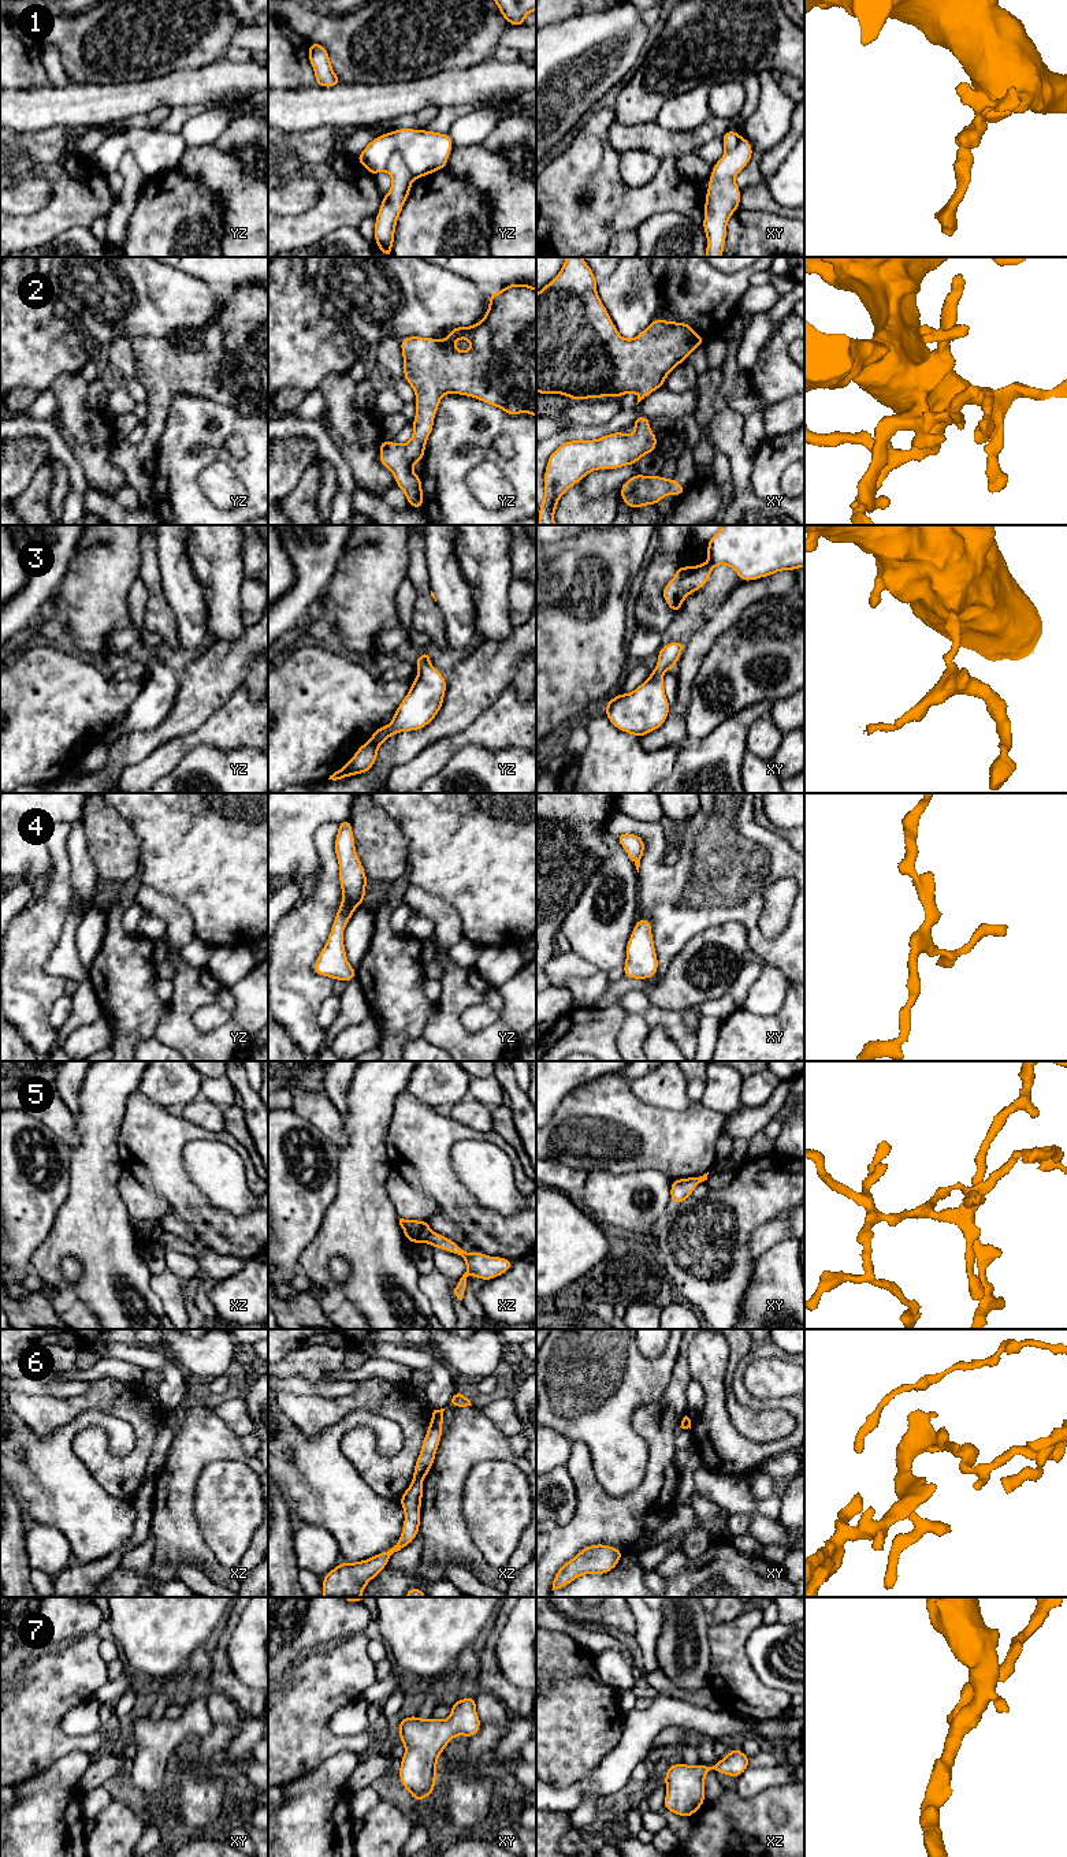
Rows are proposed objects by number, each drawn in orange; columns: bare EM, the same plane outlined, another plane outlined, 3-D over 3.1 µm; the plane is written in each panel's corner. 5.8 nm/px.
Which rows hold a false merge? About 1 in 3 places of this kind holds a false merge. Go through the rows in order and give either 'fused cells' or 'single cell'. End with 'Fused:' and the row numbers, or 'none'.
1: fused cells
2: single cell
3: single cell
4: single cell
5: fused cells
6: fused cells
7: single cell
Fused: 1, 5, 6

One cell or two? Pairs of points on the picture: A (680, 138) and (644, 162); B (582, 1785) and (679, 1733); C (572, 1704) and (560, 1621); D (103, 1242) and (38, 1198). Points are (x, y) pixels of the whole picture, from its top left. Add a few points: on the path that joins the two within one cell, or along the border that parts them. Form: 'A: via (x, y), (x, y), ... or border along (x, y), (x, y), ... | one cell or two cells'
A: border along (623, 152), (649, 151), (660, 159) | two cells
B: border along (670, 1726), (666, 1726), (654, 1738), (647, 1752) | two cells
C: border along (550, 1629), (569, 1634), (587, 1649) | two cells
D: border along (70, 1180), (67, 1199), (59, 1209), (44, 1239) | two cells

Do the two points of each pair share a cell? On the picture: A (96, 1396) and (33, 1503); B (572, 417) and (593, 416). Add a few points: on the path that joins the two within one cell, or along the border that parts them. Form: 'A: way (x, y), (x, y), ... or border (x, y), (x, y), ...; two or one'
A: border (119, 1417), (99, 1410), (85, 1410), (60, 1428); two
B: way (577, 416), (587, 416); one

